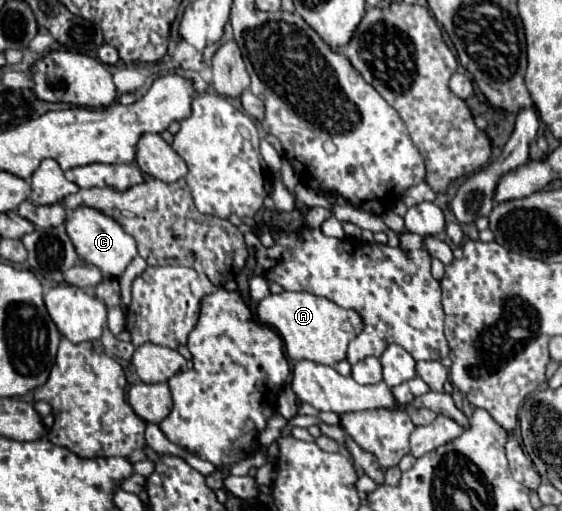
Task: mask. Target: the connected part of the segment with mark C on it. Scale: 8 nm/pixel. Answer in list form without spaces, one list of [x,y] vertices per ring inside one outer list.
[[[79,207],[75,209],[69,217],[67,217],[67,235],[71,237],[77,253],[87,261],[87,263],[93,263],[95,267],[99,267],[103,271],[103,275],[113,275],[113,277],[119,277],[125,267],[131,263],[131,259],[137,255],[137,245],[135,245],[135,239],[131,235],[127,235],[121,225],[103,215],[101,211],[97,209],[89,209],[89,207]]]

